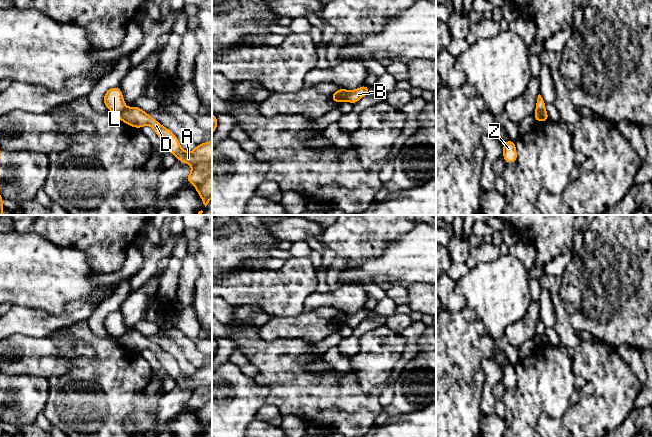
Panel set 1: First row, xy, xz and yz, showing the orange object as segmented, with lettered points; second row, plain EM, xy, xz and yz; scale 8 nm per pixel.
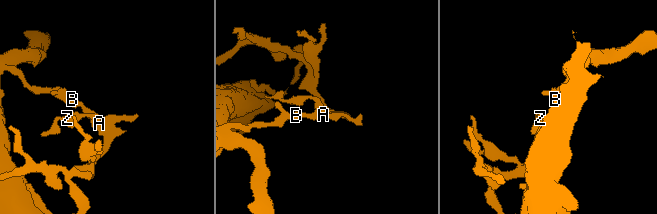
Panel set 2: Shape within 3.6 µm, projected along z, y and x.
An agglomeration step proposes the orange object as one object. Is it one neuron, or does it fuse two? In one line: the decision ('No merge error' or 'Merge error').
Merge error

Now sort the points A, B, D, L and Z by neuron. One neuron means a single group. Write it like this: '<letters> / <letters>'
A B D Z / L

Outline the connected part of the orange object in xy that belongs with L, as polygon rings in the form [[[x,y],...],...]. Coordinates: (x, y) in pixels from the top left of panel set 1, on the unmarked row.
[[[119,310],[108,313],[104,319],[103,326],[112,338],[117,340],[126,333],[126,327]]]

